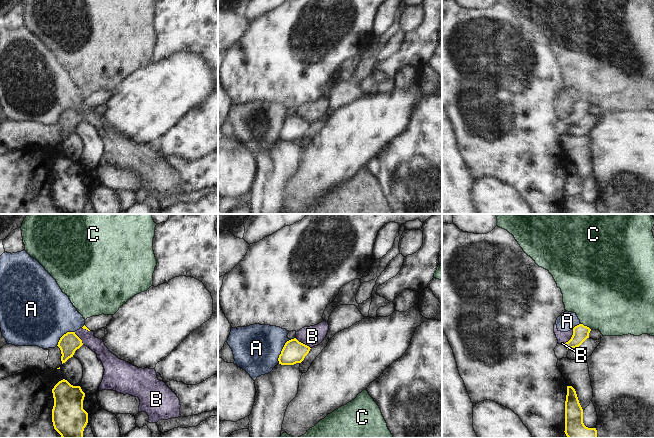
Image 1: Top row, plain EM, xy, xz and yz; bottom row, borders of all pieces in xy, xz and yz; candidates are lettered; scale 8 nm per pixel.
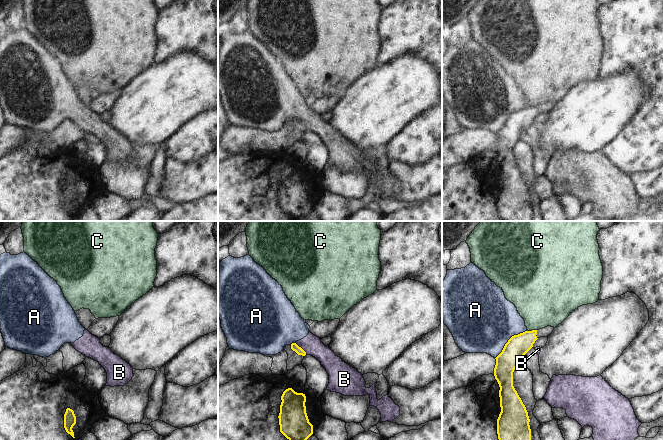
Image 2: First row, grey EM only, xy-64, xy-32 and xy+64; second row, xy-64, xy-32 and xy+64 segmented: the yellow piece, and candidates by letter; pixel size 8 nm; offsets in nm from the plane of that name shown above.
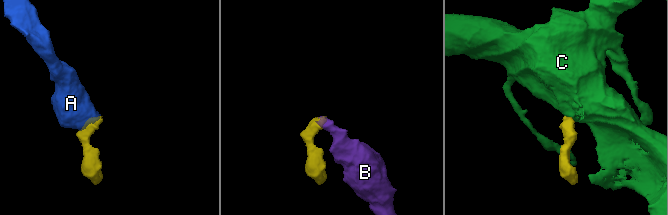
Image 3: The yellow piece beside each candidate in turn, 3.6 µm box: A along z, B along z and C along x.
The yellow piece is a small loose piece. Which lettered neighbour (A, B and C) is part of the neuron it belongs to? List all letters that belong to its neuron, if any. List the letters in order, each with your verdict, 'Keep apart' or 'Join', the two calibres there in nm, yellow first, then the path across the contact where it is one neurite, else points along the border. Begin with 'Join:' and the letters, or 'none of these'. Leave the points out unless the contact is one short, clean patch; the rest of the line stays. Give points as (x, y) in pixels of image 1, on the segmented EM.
Join: none of these
A: Keep apart. Thickness 180 nm (yellow) against 380 nm. Boundary: xz (289, 339), (279, 355), (278, 363)
B: Keep apart. Thickness 130 nm (yellow) against 90 nm. Boundary: yz (573, 329), (572, 336), (563, 344)
C: Keep apart. Thickness 130 nm (yellow) against 480 nm. Boundary: yz (581, 323), (591, 329)

